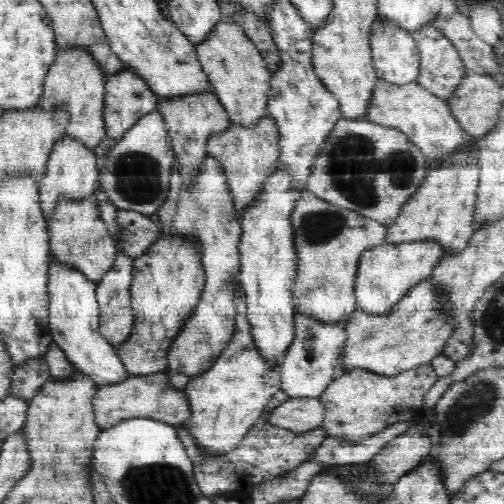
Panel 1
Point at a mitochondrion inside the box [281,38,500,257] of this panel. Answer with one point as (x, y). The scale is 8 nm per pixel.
(352, 162)

